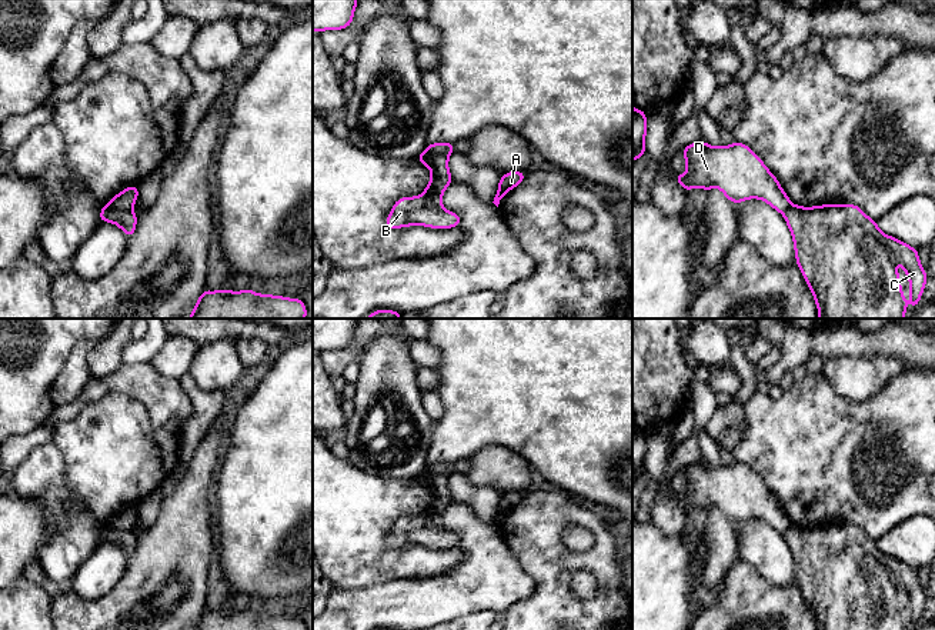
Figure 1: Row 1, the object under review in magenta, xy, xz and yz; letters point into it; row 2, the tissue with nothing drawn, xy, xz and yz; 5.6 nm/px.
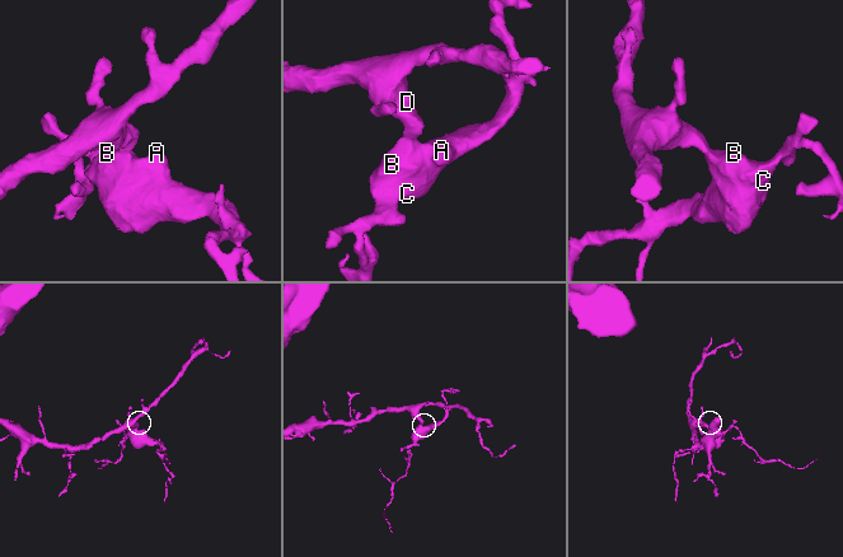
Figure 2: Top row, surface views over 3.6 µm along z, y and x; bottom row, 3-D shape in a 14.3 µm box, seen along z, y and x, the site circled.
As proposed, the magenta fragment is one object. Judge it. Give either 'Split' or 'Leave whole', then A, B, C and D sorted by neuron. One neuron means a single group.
Split. Groups: A B C / D

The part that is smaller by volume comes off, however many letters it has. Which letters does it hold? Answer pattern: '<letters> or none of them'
A, B, C

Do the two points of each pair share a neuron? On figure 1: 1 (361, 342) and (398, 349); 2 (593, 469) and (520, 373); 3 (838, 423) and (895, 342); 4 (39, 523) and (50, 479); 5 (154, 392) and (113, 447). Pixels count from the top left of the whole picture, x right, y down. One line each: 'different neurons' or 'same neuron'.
1: different neurons
2: same neuron
3: different neurons
4: different neurons
5: different neurons

